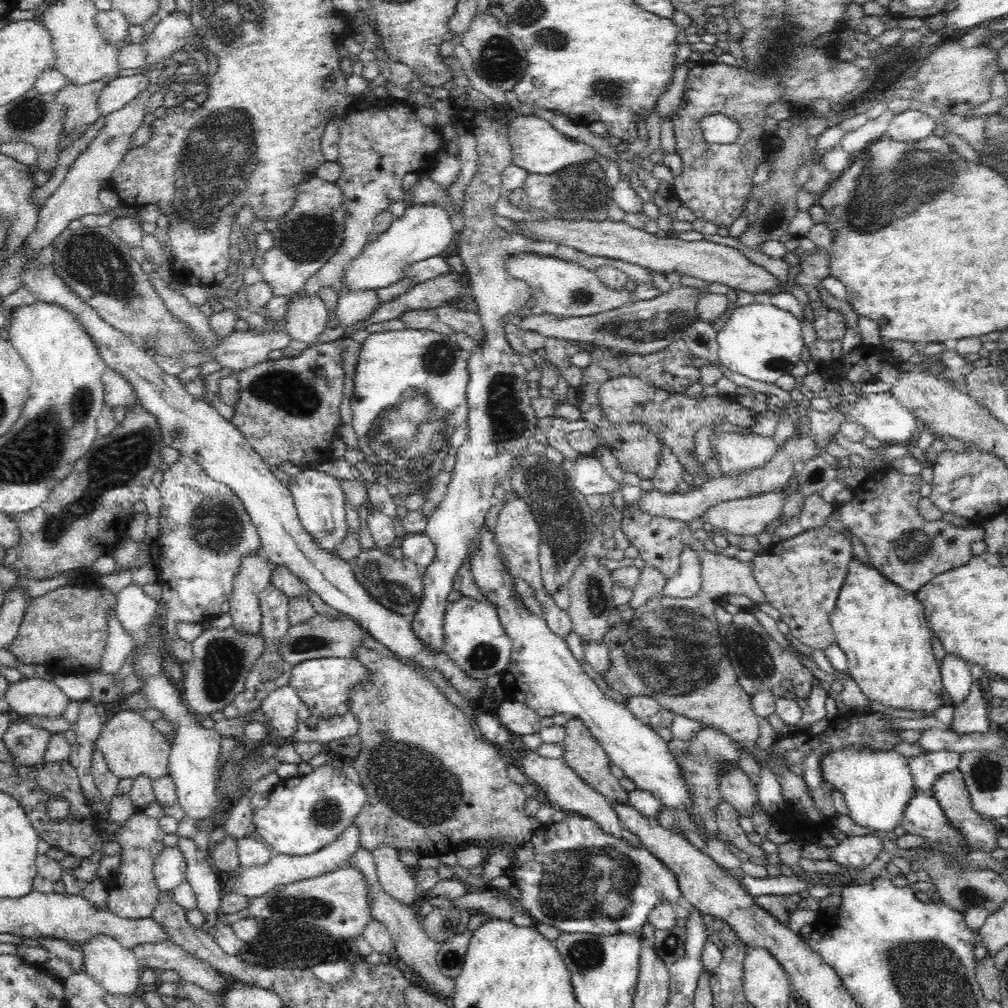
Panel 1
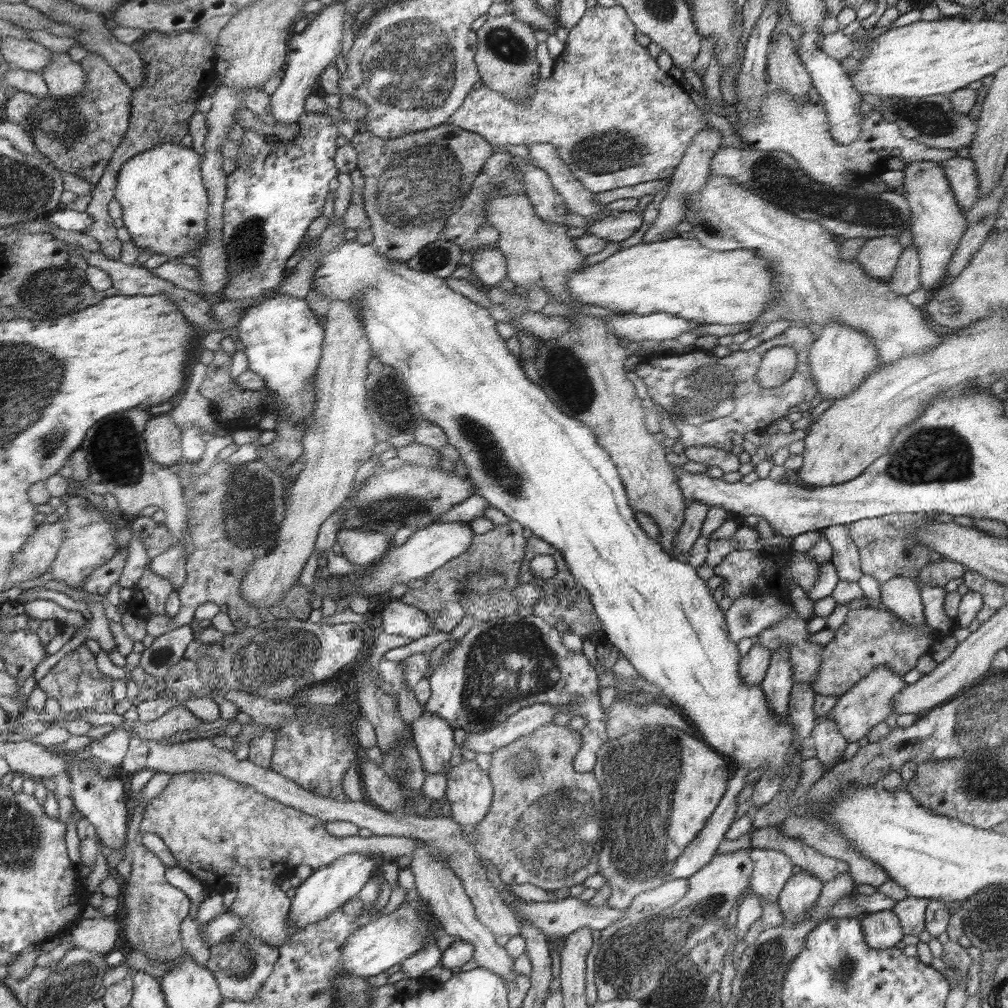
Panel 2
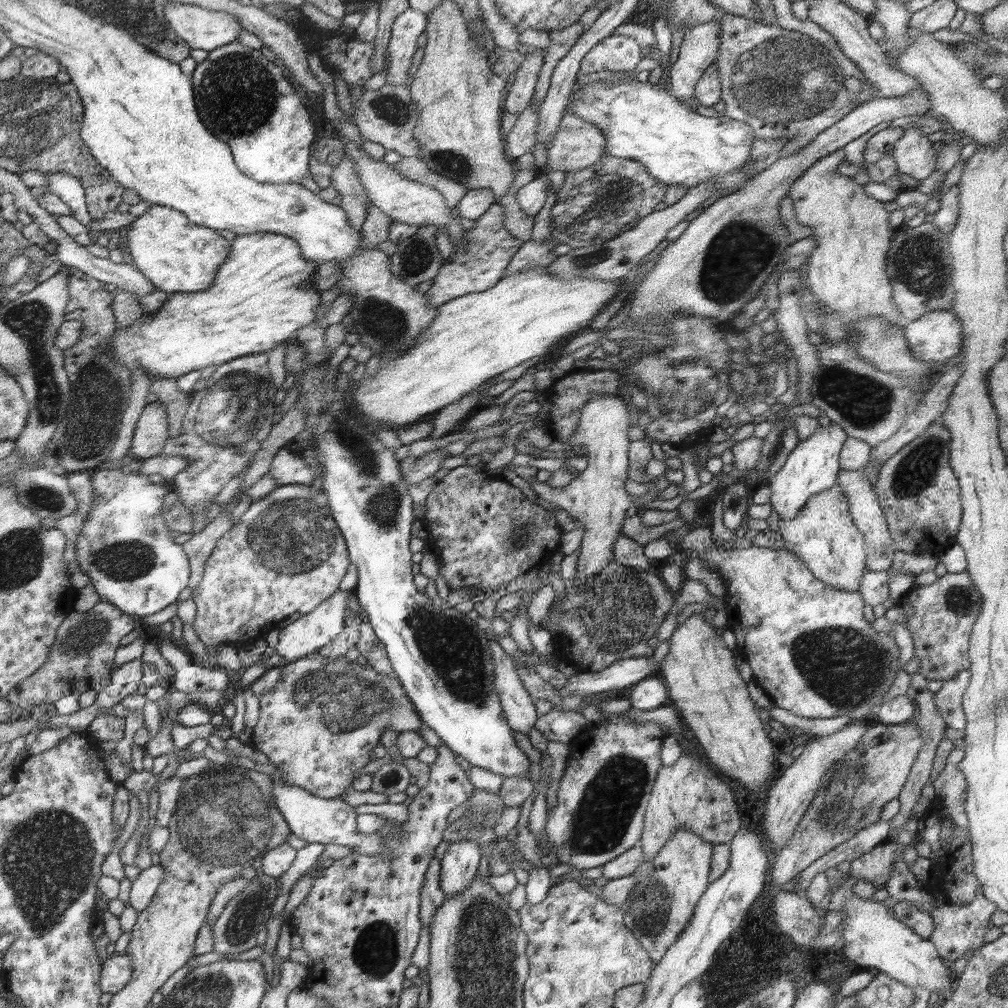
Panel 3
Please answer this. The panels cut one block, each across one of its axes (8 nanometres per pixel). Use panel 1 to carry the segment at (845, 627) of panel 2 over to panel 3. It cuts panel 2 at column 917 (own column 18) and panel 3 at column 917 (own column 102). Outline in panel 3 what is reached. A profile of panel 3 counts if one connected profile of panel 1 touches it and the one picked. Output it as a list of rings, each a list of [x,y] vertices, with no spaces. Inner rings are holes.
[[[969,572],[946,573],[936,582],[915,587],[905,599],[914,609],[907,621],[915,652],[920,657],[919,674],[929,680],[951,680],[958,672],[970,668],[967,652],[974,623],[982,608],[982,595],[974,586]]]

